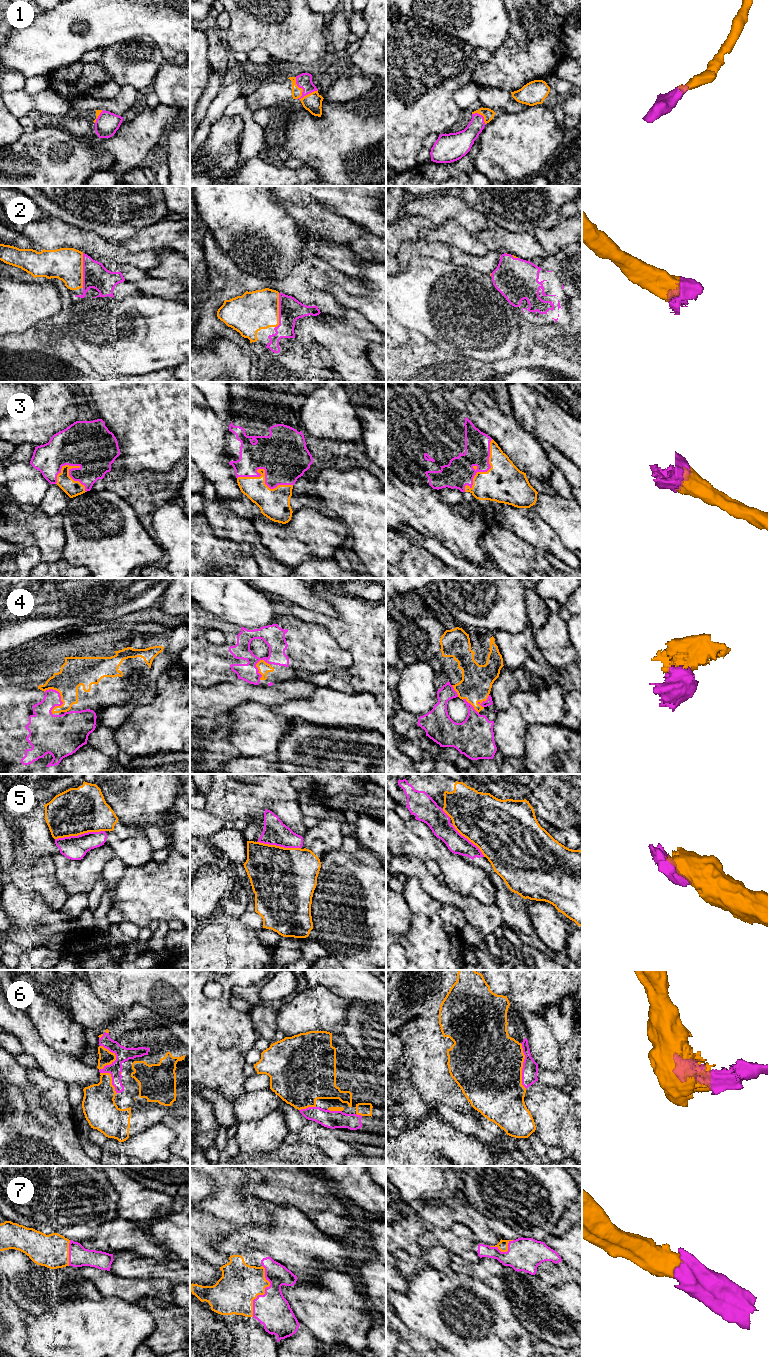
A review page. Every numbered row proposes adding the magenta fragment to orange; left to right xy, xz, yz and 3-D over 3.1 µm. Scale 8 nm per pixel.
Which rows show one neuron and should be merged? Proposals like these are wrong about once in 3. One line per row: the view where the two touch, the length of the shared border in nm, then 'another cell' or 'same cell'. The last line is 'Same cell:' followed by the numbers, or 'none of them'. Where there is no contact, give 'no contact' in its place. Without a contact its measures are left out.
1: contact in xz; length 220 nm; same cell
2: contact in xz; length 280 nm; same cell
3: contact in xz; length 460 nm; same cell
4: contact in xy; length 220 nm; same cell
5: contact in xy; length 400 nm; same cell
6: contact in yz; length 380 nm; same cell
7: contact in xz; length 420 nm; same cell
Same cell: 1, 2, 3, 4, 5, 6, 7

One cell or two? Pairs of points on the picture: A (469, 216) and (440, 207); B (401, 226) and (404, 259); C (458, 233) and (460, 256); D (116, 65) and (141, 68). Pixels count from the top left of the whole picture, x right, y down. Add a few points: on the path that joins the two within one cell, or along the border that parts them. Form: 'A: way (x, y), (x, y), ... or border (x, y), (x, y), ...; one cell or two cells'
A: way (462, 213), (456, 208), (447, 207); one cell
B: border (417, 237), (412, 240), (405, 240), (396, 255); two cells
C: border (450, 247), (458, 247), (468, 253), (482, 255); two cells
D: way (122, 65), (135, 66); one cell

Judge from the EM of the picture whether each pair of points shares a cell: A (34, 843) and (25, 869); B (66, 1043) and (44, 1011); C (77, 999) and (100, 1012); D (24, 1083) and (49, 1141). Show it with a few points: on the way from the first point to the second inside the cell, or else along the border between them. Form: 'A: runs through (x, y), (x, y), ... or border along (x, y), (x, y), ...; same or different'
A: border along (50, 855), (31, 857); different
B: runs through (64, 1035), (49, 1019); same
C: runs through (83, 1004), (91, 1012), (94, 1012); same
D: border along (26, 1108), (44, 1126), (53, 1126), (57, 1122); different

